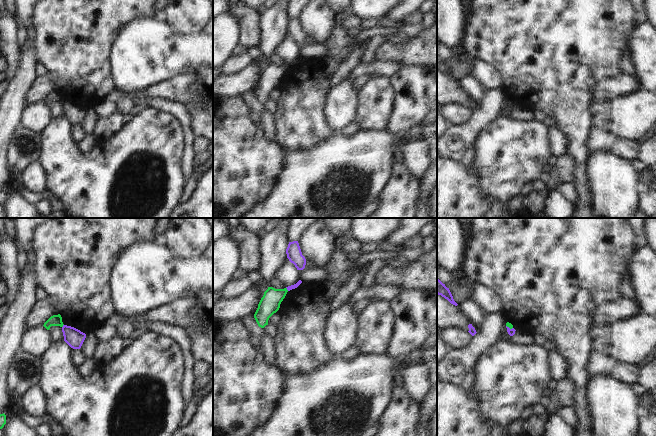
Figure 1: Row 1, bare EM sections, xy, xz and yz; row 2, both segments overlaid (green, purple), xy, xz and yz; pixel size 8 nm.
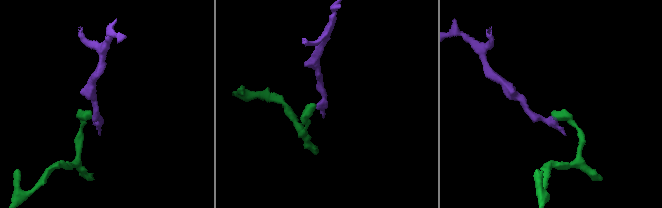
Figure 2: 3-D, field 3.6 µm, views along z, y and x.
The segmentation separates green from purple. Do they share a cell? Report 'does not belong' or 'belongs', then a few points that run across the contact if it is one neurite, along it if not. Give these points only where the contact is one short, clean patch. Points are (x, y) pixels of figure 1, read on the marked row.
does not belong; line xz (286, 287), (288, 290)

